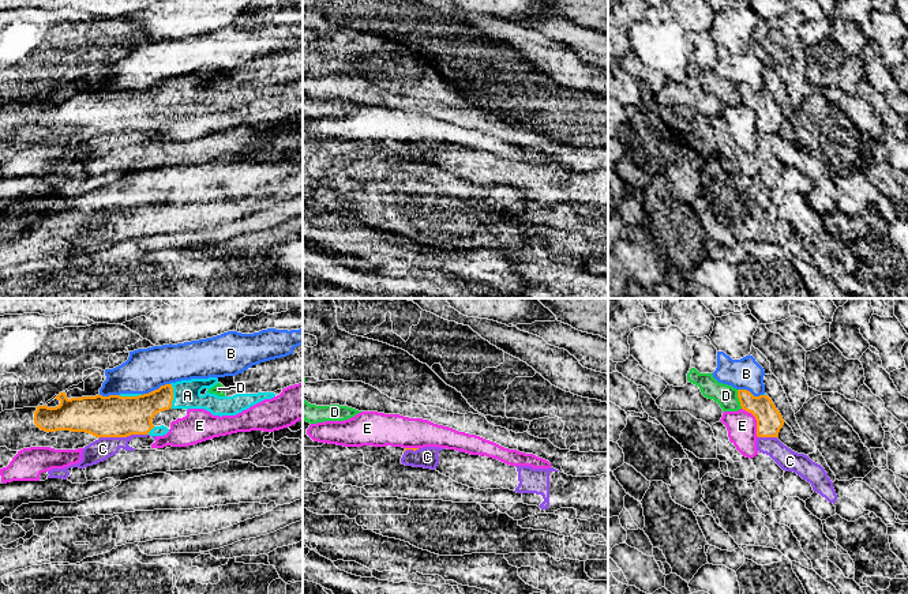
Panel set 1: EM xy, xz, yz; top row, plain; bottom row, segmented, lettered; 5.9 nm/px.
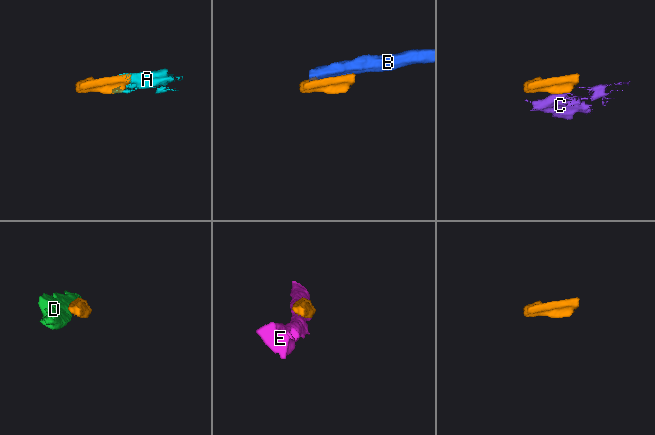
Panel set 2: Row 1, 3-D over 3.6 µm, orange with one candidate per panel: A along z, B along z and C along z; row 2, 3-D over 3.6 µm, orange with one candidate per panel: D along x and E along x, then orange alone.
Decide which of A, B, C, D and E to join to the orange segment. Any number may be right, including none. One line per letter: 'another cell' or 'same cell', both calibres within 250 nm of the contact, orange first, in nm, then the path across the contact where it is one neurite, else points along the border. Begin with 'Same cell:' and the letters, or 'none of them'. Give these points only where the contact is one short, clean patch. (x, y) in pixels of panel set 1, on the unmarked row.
Same cell: A
A: same cell; 200 nm thick on the orange side, 160 nm on the other
B: another cell; 240 nm thick on the orange side, 260 nm on the other
C: another cell; 240 nm thick on the orange side, 130 nm on the other
D: another cell; 160 nm thick on the orange side, 130 nm on the other
E: another cell; 160 nm thick on the orange side, 180 nm on the other

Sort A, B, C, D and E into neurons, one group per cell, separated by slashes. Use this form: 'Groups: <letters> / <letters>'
Groups: A / B / C / D / E

